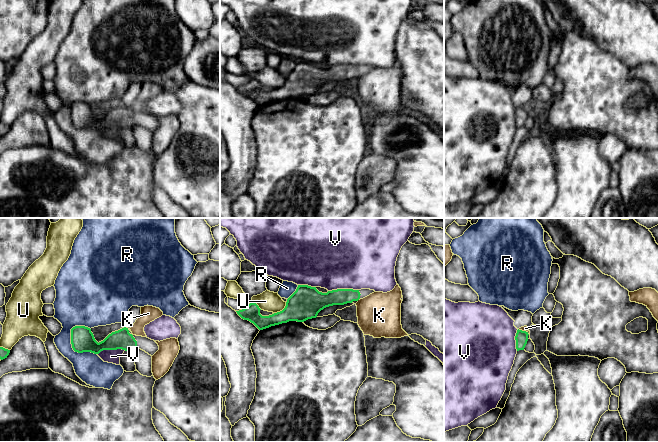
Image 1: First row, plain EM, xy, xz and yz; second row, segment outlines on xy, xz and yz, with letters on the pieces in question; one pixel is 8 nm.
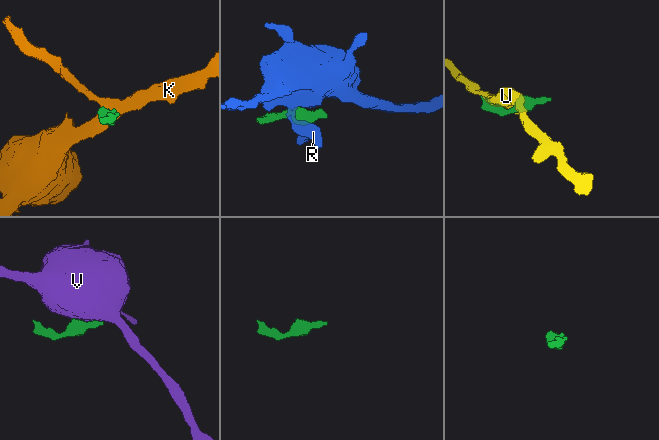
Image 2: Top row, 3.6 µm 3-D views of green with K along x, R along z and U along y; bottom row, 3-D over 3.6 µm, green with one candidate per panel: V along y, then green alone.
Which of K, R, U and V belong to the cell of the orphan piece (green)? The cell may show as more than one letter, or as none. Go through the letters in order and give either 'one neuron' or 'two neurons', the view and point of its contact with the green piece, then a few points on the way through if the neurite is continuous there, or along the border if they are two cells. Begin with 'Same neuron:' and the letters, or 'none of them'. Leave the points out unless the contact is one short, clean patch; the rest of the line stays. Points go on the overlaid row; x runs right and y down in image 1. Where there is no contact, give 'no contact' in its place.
Same neuron: none of them
K: two neurons; contact yz (523, 331); border yz (518, 329), (524, 330), (528, 334)
R: two neurons; contact xy (73, 349)
U: two neurons; contact xz (282, 310)
V: two neurons; contact xz (343, 289)

